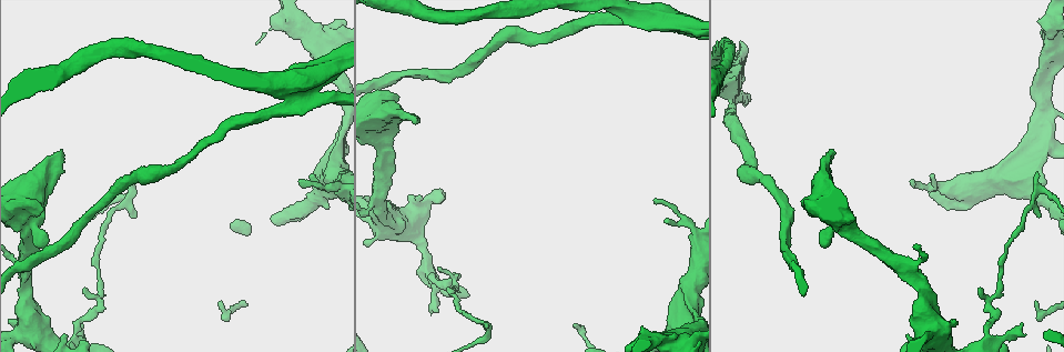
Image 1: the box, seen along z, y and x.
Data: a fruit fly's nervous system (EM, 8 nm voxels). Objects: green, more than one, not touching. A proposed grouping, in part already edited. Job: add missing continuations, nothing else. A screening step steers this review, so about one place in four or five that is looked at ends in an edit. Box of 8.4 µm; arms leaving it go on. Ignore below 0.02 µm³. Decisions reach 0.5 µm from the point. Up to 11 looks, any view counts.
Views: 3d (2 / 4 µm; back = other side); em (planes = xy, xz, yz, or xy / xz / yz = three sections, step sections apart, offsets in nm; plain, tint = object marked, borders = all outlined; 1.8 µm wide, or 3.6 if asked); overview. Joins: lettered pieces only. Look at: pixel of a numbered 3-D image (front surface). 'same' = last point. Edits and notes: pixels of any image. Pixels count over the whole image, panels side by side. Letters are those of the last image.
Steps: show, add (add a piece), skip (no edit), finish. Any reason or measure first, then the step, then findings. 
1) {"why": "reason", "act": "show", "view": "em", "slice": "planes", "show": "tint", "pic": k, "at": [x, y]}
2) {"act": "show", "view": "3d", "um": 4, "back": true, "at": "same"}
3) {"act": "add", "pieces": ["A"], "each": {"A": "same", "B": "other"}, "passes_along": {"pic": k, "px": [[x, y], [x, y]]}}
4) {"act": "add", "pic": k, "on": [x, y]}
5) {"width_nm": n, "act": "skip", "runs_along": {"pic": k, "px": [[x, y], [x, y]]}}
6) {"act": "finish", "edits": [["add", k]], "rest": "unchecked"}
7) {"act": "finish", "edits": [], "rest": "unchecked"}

{"why": "thick end", "act": "show", "view": "em", "slice": "xy", "step": 4, "show": "tint", "pic": 1, "at": [910, 336]}

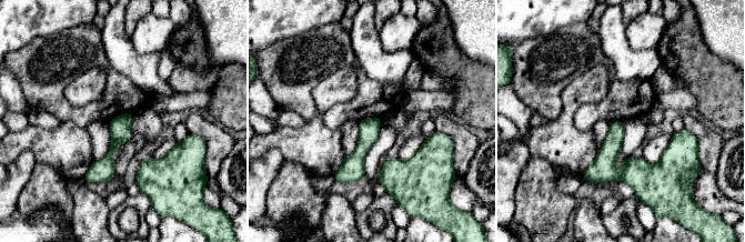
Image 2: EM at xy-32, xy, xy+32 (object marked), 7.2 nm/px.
{"act": "show", "view": "em", "slice": "planes", "show": "borders", "at": "same"}

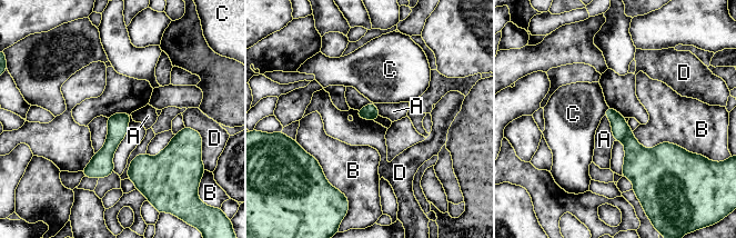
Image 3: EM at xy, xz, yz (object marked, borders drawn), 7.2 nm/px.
{"act": "skip", "each": {"A": "other", "B": "other", "C": "other", "D": "other"}, "border": {"pic": 3, "px": [[130, 112], [116, 112], [107, 117]]}, "found": "no lettered piece goes on from it"}

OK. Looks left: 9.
{"why": "branch stops here", "act": "show", "view": "3d", "um": 2, "back": true, "pic": 1, "at": [60, 169]}

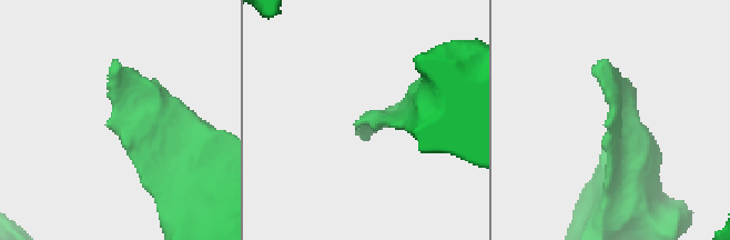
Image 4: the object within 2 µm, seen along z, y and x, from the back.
{"why": "shape alone is not enough", "act": "show", "view": "em", "slice": "yz", "step": 8, "show": "borders", "pic": 4, "at": [364, 114]}

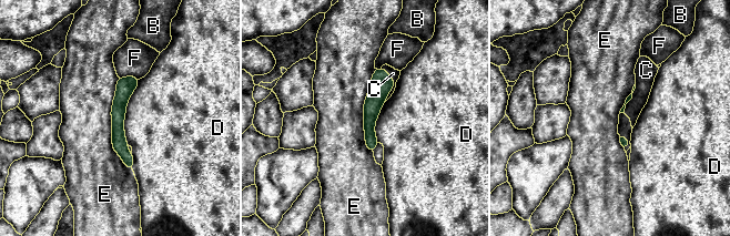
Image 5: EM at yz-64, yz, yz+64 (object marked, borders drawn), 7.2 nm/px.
{"act": "add", "pieces": ["C"], "each": {"B": "other", "C": "same", "D": "other", "E": "other", "F": "other"}, "passes_along": {"pic": 5, "px": [[382, 83], [394, 84], [393, 73]]}, "found": "it goes on there"}

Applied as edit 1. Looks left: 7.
{"why": "redraw", "act": "show", "view": "overview"}

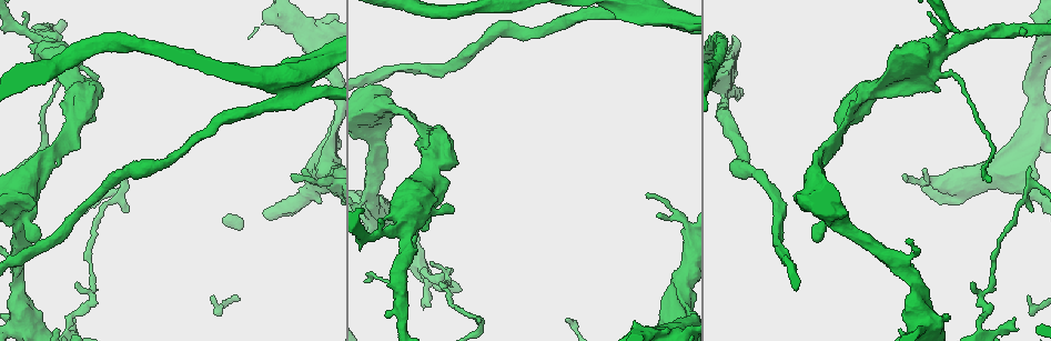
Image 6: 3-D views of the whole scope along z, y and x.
{"act": "show", "view": "3d", "um": 2, "pic": 6, "at": [1031, 208]}

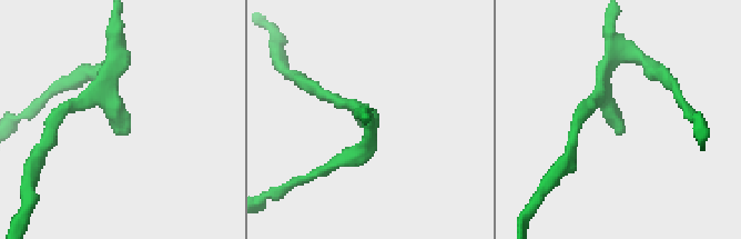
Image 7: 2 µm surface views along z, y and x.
{"why": "shape alone is not enough", "act": "show", "view": "em", "slice": "planes", "show": "borders", "pic": 7, "at": [128, 127]}

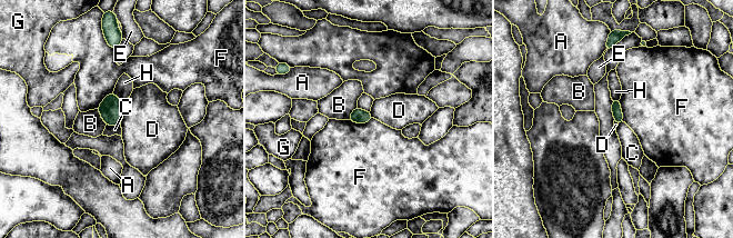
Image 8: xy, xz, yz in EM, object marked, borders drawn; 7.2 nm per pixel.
{"act": "skip", "each": {"A": "other", "B": "other", "C": "other", "D": "other", "E": "other", "F": "other", "G": "other", "H": "other"}, "border": {"pic": 8, "px": [[123, 107], [123, 118], [120, 125]]}, "found": "none of them fits"}

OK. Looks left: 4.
{"act": "finish", "edits": [["add", 5]], "rest": "unchecked"}

